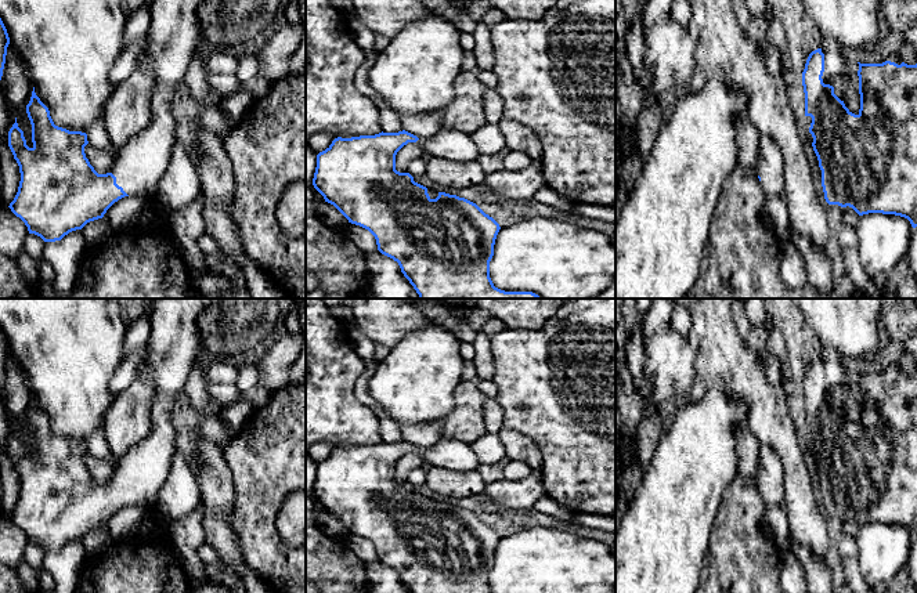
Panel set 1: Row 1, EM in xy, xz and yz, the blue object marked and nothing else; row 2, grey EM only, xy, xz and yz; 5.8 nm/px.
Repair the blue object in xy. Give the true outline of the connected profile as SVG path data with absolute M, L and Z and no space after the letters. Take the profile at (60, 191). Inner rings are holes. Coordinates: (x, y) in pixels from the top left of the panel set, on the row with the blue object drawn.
M151 0L151 25L148 29L151 44L144 53L151 61L151 75L154 76L155 83L155 91L151 101L152 120L144 131L130 138L118 149L118 158L113 160L111 170L106 174L98 174L86 158L84 147L89 144L87 134L82 131L69 131L55 126L48 108L36 95L33 87L30 101L26 105L26 113L32 124L33 147L29 148L26 145L24 131L18 127L17 117L8 131L8 147L21 173L18 192L8 207L25 223L29 234L40 236L44 242L61 241L69 232L82 229L87 223L102 218L106 210L124 196L156 196L158 182L165 174L173 147L177 141L177 123L172 112L172 98L176 84L185 76L196 50L198 39L202 32L198 7L203 1L205 0Z

